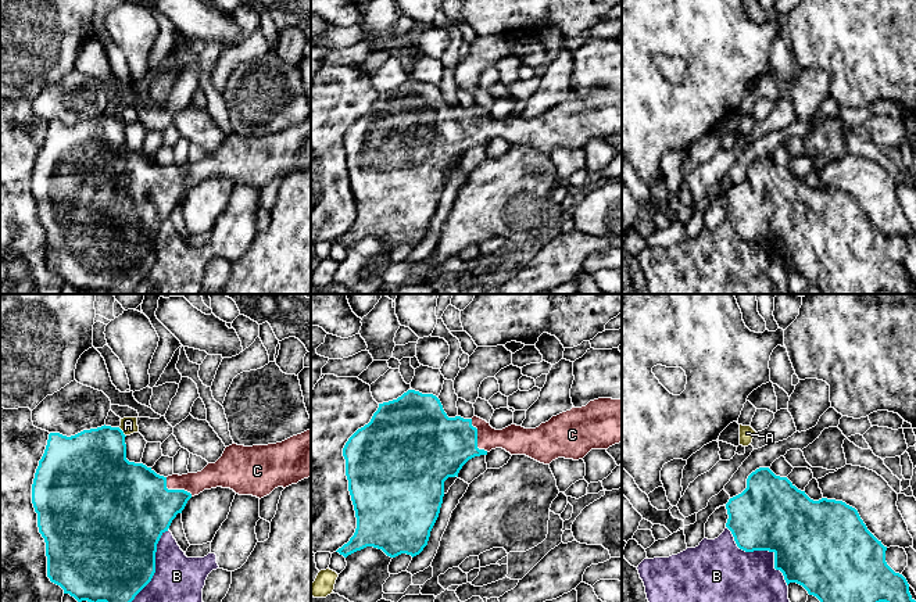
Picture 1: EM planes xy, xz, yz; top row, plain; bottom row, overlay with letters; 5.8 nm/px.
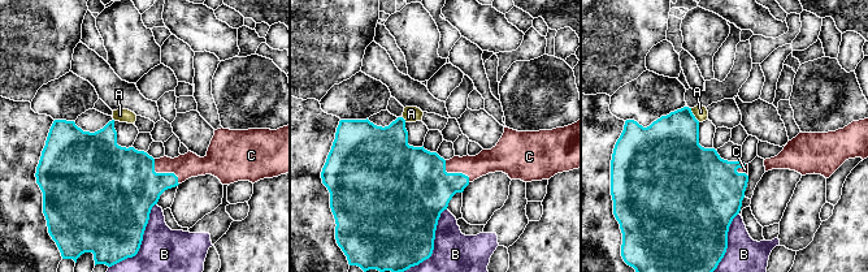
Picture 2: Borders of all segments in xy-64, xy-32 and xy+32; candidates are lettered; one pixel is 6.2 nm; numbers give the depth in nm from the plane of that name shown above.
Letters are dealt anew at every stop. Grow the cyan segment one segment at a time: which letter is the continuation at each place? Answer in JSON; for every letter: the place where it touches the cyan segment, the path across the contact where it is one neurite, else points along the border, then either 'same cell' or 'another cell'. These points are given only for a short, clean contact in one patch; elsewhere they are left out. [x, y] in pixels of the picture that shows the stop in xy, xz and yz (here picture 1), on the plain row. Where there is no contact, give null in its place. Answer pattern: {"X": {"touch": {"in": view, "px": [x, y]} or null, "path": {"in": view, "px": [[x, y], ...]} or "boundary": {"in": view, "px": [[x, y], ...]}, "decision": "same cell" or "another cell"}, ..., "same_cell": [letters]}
{"A": {"touch": {"in": "xy", "px": [122, 121]}, "decision": "another cell"}, "B": {"touch": {"in": "yz", "px": [762, 239]}, "decision": "another cell"}, "C": {"touch": {"in": "xz", "px": [476, 128]}, "path": {"in": "xz", "px": [[435, 136], [476, 128], [516, 129]]}, "decision": "same cell"}, "same_cell": ["C"]}

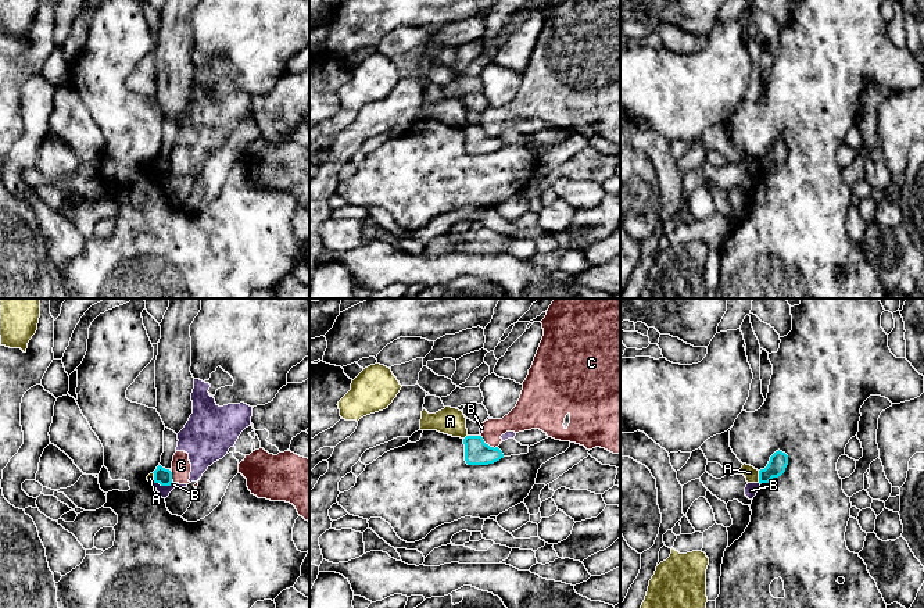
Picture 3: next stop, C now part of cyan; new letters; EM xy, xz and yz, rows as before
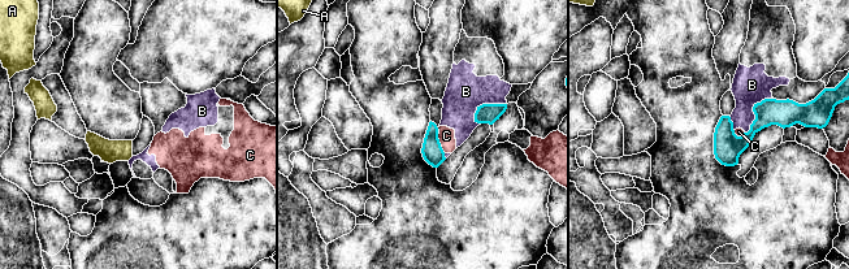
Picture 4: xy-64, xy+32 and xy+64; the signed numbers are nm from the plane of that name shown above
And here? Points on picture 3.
{"A": {"touch": {"in": "yz", "px": [759, 165]}, "boundary": {"in": "yz", "px": [[758, 160], [759, 171]]}, "decision": "another cell"}, "B": {"touch": {"in": "xy", "px": [163, 174]}, "decision": "another cell"}, "C": {"touch": {"in": "xz", "px": [487, 133]}, "boundary": {"in": "xz", "px": [[480, 125], [486, 132], [497, 136]]}, "decision": "another cell"}, "same_cell": []}

